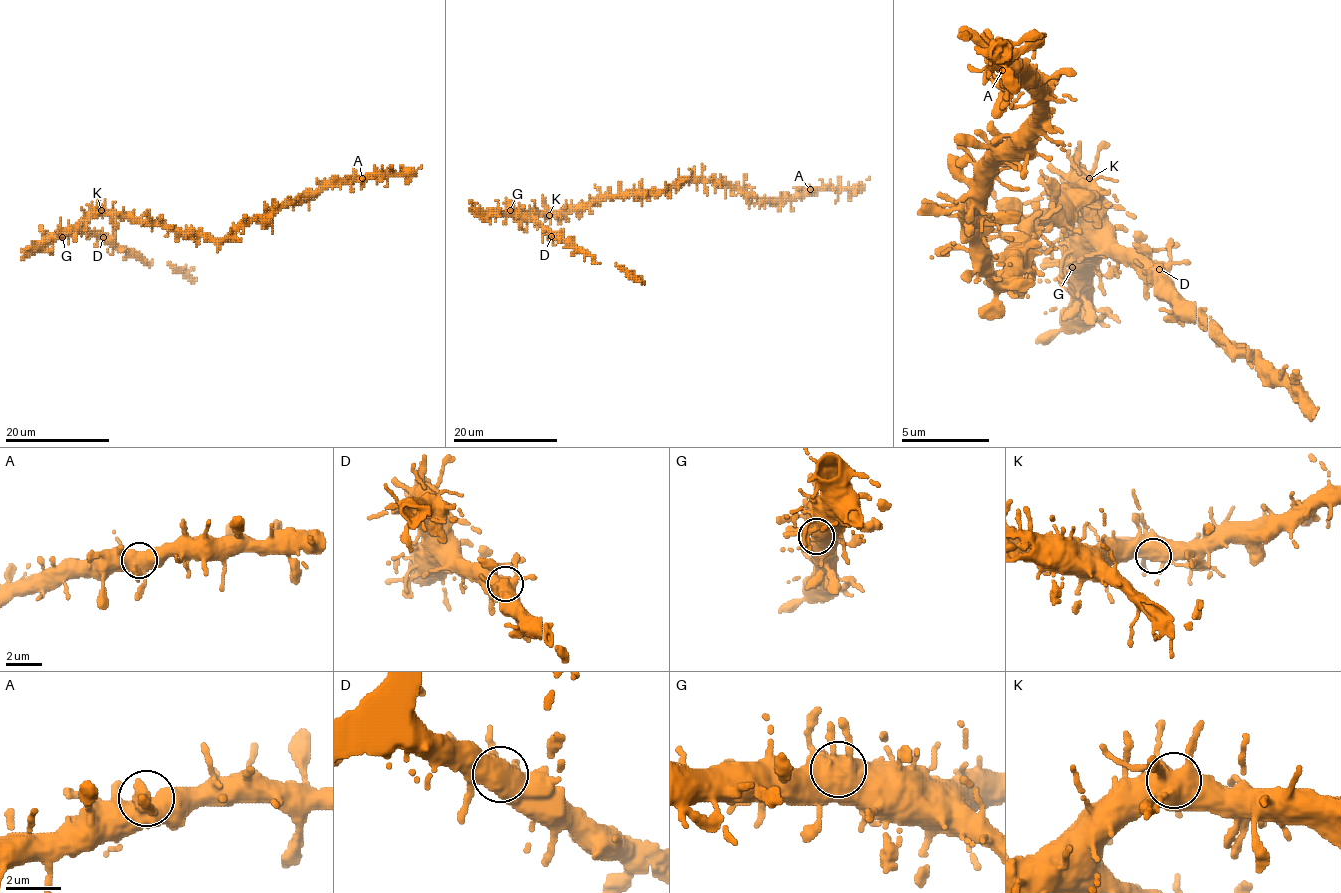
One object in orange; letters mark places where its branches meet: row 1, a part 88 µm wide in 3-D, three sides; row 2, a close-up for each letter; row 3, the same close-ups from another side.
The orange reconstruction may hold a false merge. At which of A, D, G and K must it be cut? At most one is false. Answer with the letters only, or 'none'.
none

